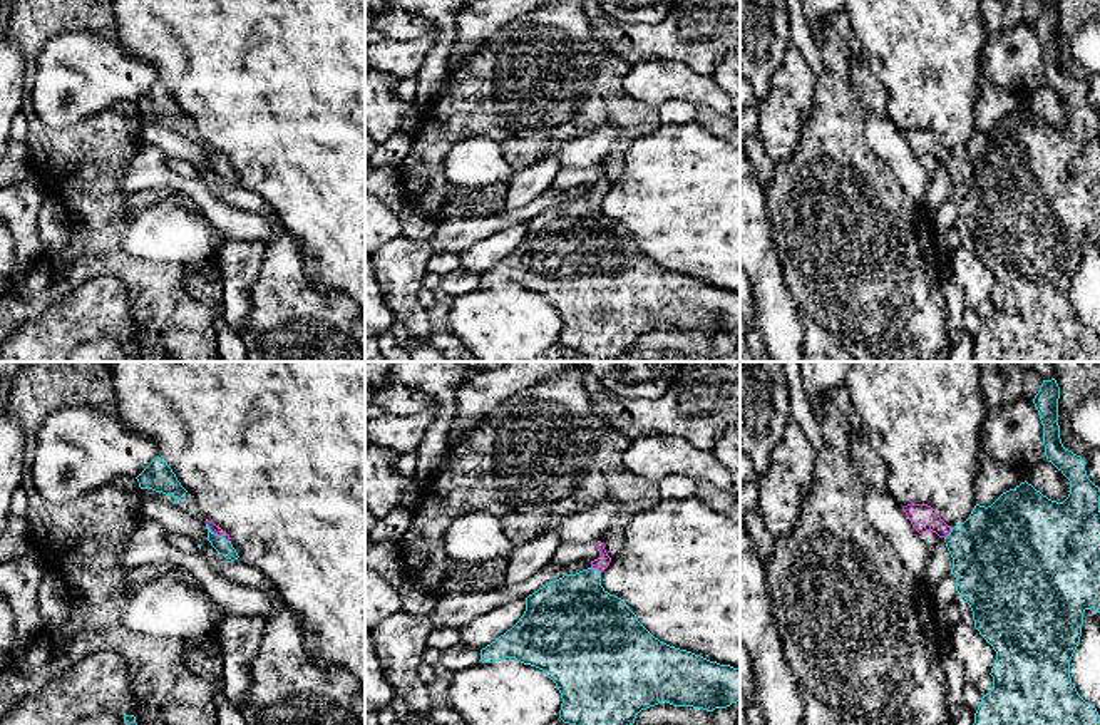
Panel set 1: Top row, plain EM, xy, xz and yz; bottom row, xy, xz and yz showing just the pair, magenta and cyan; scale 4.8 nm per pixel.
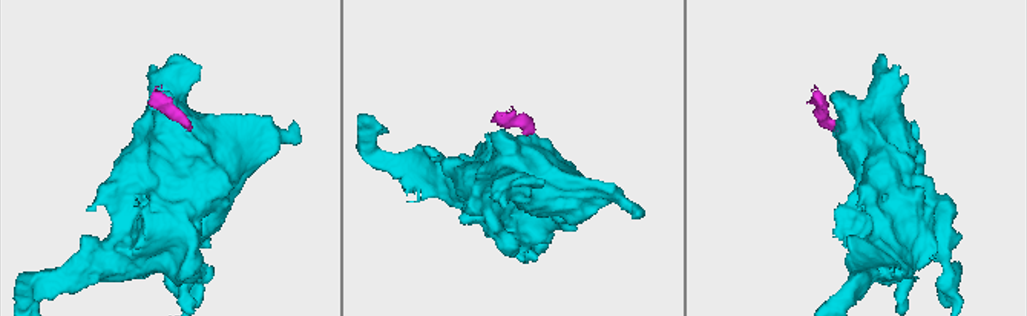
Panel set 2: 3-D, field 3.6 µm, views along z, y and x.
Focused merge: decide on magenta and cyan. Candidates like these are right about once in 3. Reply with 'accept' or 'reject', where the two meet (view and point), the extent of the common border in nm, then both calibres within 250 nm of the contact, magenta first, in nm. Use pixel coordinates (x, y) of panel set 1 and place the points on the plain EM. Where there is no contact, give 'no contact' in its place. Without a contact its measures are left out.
accept | xy (216, 158) | 140 nm | 50/70 nm

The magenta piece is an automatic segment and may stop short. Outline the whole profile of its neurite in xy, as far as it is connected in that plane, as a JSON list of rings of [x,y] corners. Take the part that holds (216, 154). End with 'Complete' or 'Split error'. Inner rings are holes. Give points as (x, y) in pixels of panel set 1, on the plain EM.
[[[206,144],[206,154],[208,154],[208,166],[219,179],[223,179],[226,184],[231,186],[239,183],[229,166],[229,159],[226,159],[219,151],[216,151],[213,146],[208,144]]]. Split error

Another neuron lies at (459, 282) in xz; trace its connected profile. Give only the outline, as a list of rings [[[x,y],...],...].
[[[459,268],[442,278],[439,295],[450,300],[465,293],[472,293],[481,286],[481,275],[469,268]]]

